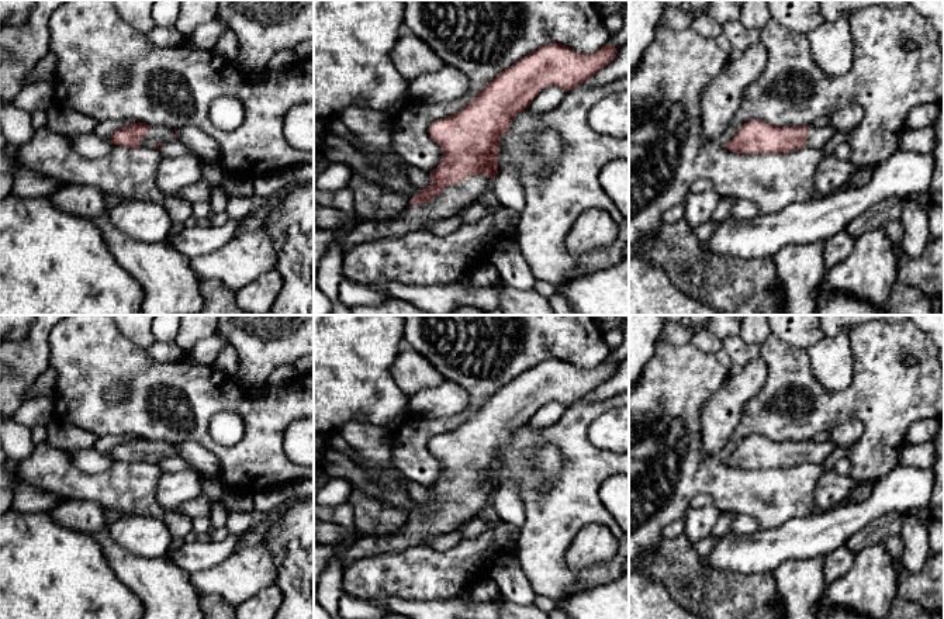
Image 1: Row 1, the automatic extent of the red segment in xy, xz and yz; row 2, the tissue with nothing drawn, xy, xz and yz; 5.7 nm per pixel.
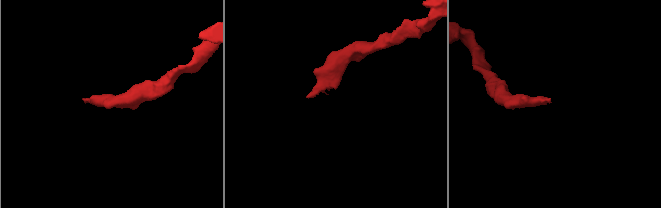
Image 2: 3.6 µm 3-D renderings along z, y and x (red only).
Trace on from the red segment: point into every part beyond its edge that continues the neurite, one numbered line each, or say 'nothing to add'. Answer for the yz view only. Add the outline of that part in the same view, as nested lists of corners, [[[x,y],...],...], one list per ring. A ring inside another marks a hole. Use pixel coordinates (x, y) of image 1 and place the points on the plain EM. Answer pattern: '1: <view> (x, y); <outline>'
1: yz (818, 452); [[[810,440],[806,461],[822,464],[836,450],[836,447],[837,446],[831,440],[822,443]]]

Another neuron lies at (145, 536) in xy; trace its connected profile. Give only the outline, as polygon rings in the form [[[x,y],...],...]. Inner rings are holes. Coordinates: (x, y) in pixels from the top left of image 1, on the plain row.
[[[131,515],[107,523],[108,535],[127,551],[143,557],[163,557],[173,540],[166,523],[153,516]]]

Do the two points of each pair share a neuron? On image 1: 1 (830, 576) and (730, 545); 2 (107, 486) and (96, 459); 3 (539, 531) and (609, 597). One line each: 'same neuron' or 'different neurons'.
1: different neurons
2: different neurons
3: different neurons

